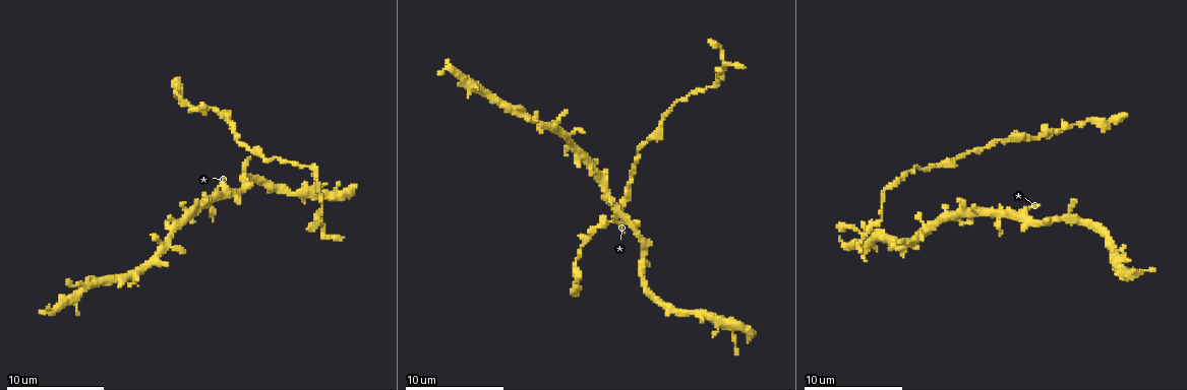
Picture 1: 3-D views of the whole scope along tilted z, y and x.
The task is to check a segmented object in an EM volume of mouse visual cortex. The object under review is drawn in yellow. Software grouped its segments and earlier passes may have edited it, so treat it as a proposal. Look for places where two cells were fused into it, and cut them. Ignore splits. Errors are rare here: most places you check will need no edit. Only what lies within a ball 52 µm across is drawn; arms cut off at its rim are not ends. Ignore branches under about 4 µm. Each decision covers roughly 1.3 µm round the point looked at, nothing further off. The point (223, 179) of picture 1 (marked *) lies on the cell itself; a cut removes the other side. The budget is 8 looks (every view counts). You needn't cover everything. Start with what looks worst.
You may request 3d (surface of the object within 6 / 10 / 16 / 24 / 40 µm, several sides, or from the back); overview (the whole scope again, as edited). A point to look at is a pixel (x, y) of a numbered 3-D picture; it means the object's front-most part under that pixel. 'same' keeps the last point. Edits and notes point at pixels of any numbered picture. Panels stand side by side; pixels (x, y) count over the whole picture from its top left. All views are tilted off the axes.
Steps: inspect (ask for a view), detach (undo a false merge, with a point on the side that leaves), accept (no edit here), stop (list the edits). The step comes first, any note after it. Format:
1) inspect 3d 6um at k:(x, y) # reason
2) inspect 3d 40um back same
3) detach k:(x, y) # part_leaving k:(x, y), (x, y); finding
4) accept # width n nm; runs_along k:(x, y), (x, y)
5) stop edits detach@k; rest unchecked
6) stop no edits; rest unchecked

inspect 3d 16um at 1:(614, 218)

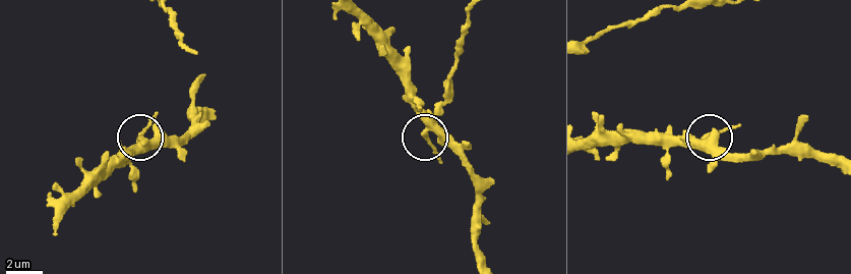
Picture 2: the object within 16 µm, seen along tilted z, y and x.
inspect 3d 6um at 2:(426, 135) # closer look

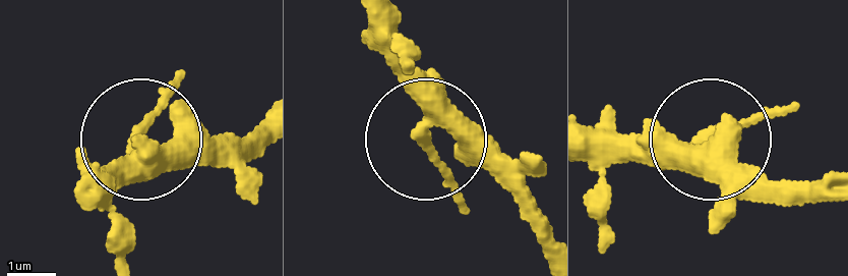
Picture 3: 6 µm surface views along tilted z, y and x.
accept # runs_along 3:(453, 187), (421, 131), (421, 85), (397, 14); all the same cell

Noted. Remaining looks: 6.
inspect 3d 10um at 1:(1038, 138)

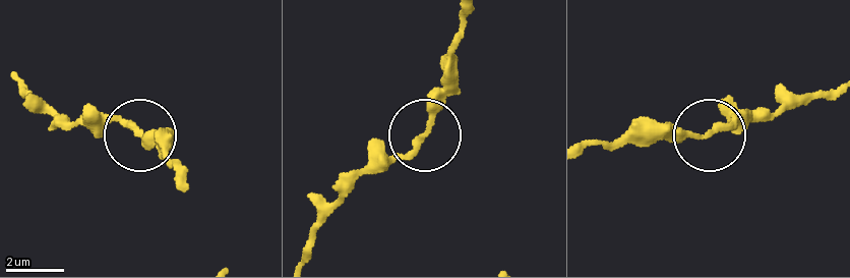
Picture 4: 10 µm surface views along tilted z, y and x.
inspect 3d 10um back at 4:(707, 132)

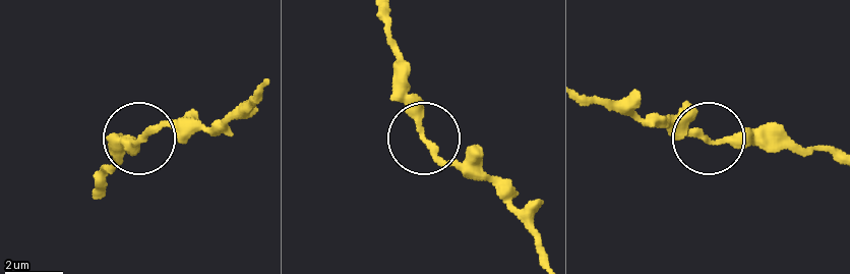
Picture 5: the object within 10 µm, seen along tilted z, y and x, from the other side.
accept # side_arm 12 um; one cell here

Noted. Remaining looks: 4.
inspect 3d 6um at 1:(318, 180) # thick turns thin

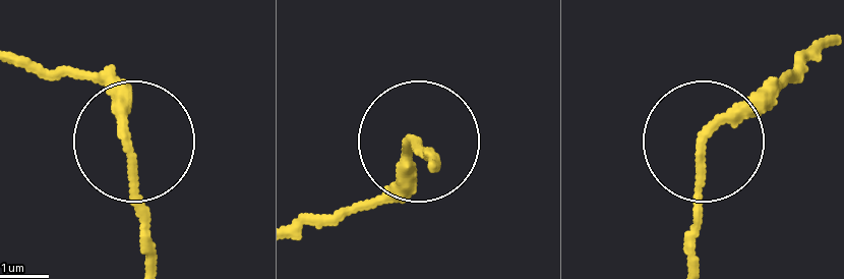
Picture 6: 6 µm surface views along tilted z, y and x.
inspect 3d 6um back at 6:(707, 136) # other side

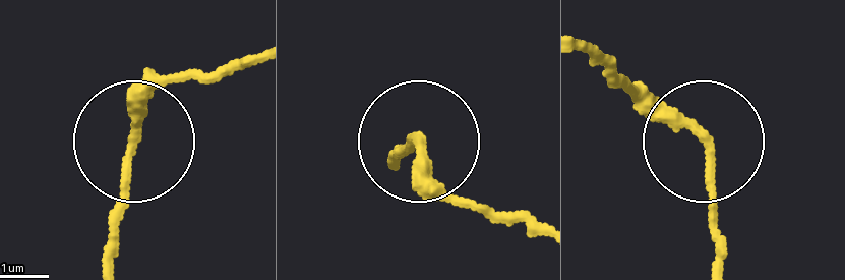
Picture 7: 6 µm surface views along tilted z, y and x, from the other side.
accept # runs_along 7:(581, 46), (700, 142), (716, 265); one cell here

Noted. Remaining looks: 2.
inspect 3d 10um at 1:(576, 261) # calibre changes

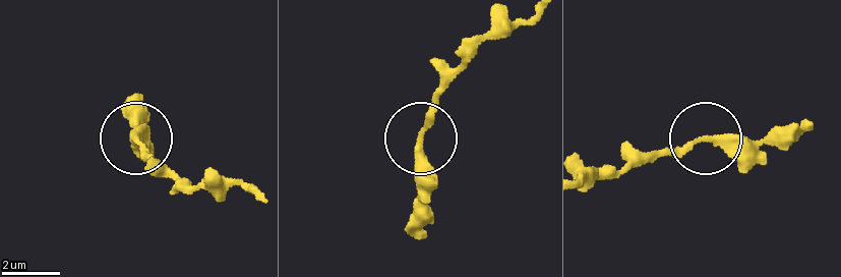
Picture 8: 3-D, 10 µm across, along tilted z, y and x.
inspect 3d 10um back at 8:(419, 139)

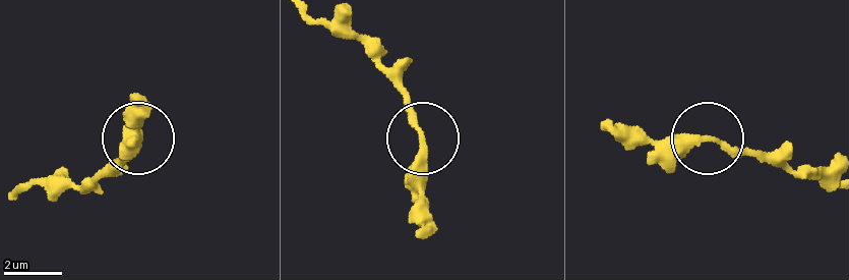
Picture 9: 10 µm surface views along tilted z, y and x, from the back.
accept # width 280 nm; continuous, no second cell

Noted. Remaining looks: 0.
stop no edits; rest unchecked

